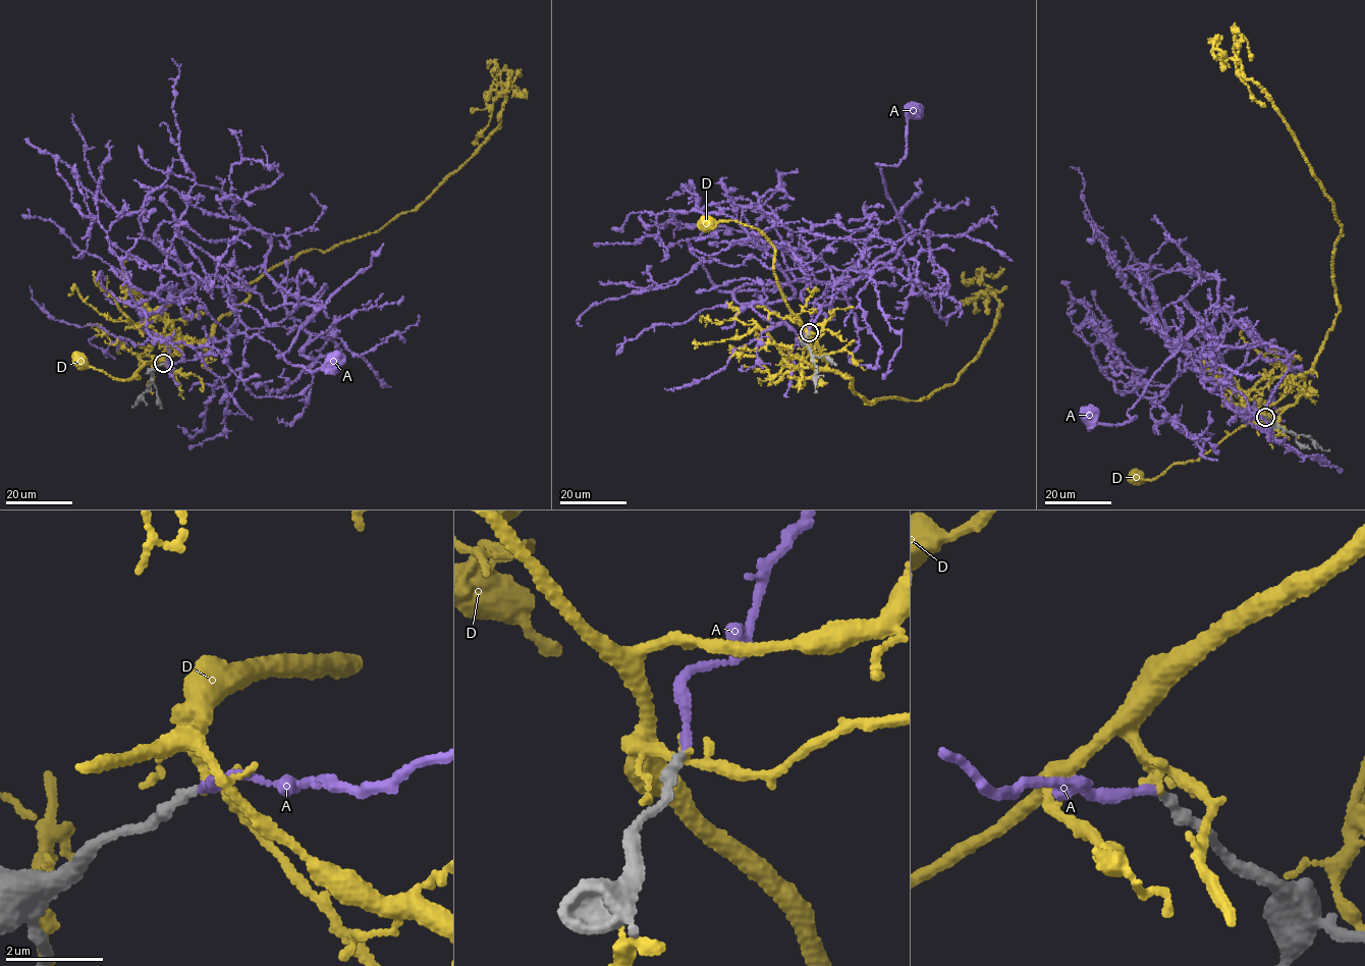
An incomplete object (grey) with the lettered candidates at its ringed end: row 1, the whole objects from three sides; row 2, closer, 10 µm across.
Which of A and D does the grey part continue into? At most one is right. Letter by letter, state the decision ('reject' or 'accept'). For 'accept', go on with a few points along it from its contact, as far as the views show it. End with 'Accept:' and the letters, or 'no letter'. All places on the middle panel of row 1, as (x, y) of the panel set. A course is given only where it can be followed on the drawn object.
A: accept | via (810, 332), (832, 288), (883, 269), (905, 242), (877, 163), (895, 166), (905, 156), (914, 108)
D: reject
Accept: A

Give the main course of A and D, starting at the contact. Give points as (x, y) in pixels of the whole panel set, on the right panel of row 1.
A: (1265, 417), (1223, 401), (1230, 378), (1208, 325), (1152, 376), (1130, 409), (1136, 417), (1115, 424), (1087, 414)
D: (1265, 417), (1262, 413), (1239, 427), (1197, 460), (1174, 464), (1152, 480), (1134, 477)

